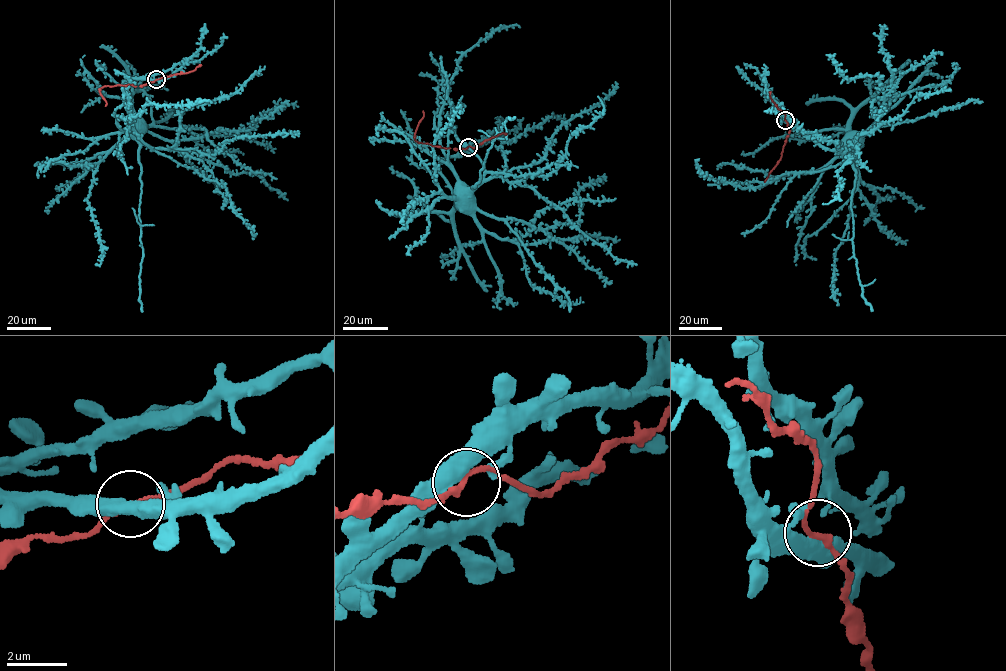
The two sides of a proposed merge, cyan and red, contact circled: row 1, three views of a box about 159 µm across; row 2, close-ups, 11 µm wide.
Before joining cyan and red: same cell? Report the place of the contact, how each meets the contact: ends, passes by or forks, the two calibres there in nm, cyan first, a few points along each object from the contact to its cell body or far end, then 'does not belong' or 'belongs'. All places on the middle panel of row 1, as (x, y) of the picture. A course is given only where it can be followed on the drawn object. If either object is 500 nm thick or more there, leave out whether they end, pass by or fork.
at (468, 147); cyan passes by; red passes by; 480 nm thick on the cyan side, 180 nm on the other; cyan runs (467, 147), (439, 165), (456, 203), (458, 180), (438, 127), (449, 83), (469, 49), (497, 29), (520, 27); red runs (468, 147), (453, 149), (418, 143), (414, 135), (422, 111); belongs

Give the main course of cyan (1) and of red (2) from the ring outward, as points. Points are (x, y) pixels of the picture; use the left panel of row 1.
1: (156, 79), (125, 81), (132, 118), (130, 128), (119, 126), (117, 115), (129, 119), (150, 103), (212, 102)
2: (156, 79), (139, 86), (103, 87), (99, 91), (105, 106)

